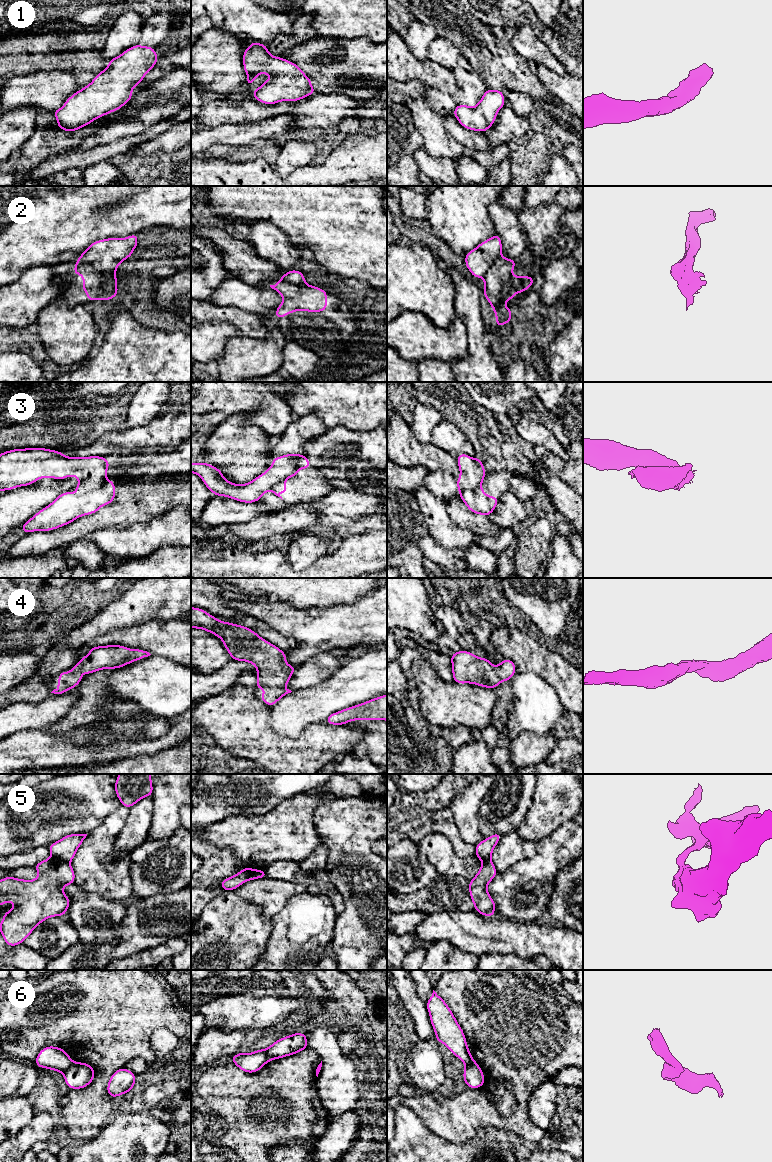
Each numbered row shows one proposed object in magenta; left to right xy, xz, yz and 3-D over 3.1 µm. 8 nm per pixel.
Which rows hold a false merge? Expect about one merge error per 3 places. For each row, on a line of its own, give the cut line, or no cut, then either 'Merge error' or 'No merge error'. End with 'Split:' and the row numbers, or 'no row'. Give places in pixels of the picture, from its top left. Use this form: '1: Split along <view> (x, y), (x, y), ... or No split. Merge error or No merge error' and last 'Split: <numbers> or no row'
1: No split. No merge error
2: Split along xy (75, 266), (90, 265), (98, 271), (113, 273). Merge error
3: Split along xy (106, 478), (106, 481), (101, 486), (77, 494). Merge error
4: No split. No merge error
5: Split along xy (51, 856), (69, 862). Merge error
6: No split. No merge error
Split: 2, 3, 5

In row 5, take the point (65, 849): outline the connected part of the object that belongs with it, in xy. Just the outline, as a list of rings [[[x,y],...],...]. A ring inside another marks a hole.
[[[69,834],[52,843],[48,846],[51,857],[66,862],[72,861],[86,836],[87,834]]]

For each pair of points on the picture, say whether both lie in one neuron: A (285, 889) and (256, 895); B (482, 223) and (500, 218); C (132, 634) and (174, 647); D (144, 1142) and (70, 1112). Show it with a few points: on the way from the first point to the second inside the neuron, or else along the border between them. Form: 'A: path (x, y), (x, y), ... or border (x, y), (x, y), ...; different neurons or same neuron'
A: path (278, 891), (274, 894), (263, 894); same neuron
B: border (498, 200), (488, 207), (488, 213), (496, 232); different neurons
C: path (142, 636), (164, 639); same neuron
D: border (106, 1126), (94, 1138), (87, 1140); different neurons

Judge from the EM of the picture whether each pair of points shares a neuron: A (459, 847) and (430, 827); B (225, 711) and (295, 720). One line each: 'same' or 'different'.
A: same
B: different

